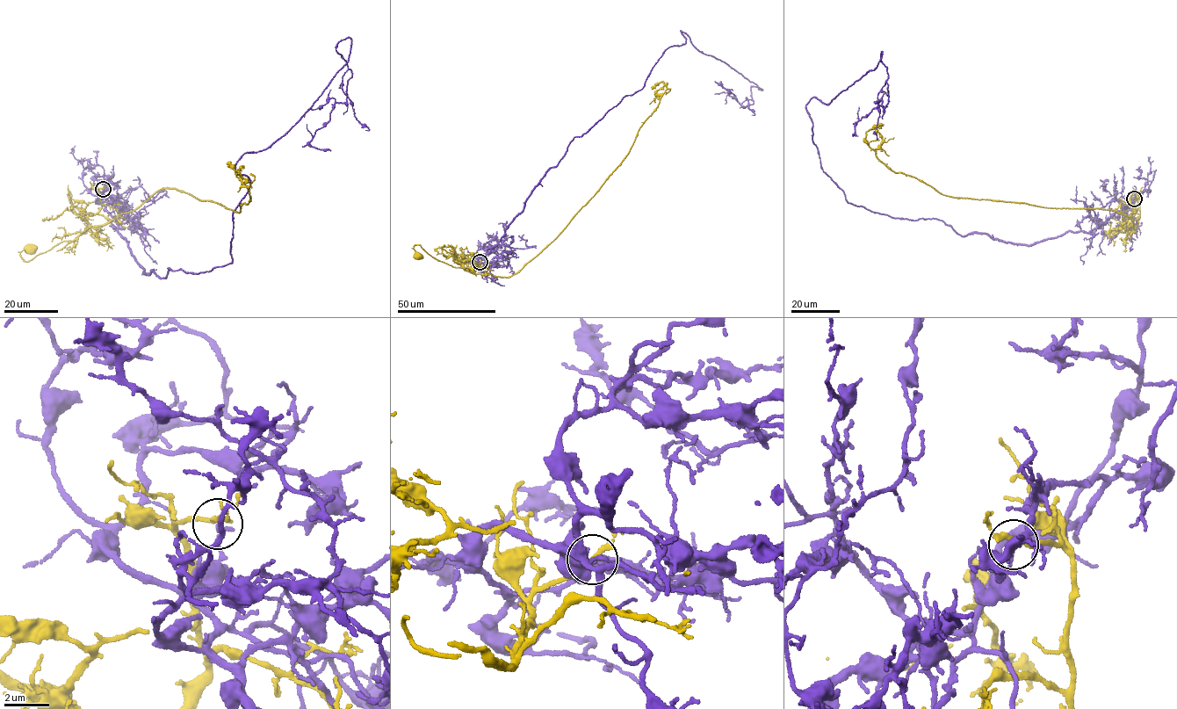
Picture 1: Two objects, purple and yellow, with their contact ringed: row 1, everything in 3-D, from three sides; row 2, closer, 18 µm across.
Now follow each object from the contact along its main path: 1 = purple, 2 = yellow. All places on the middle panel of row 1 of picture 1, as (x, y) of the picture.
1: (480, 263), (570, 141), (685, 43), (681, 30), (762, 90), (751, 86), (744, 107), (719, 84), (732, 90)
2: (480, 262), (472, 271), (461, 266), (453, 267), (433, 257), (416, 244), (414, 247), (418, 256)

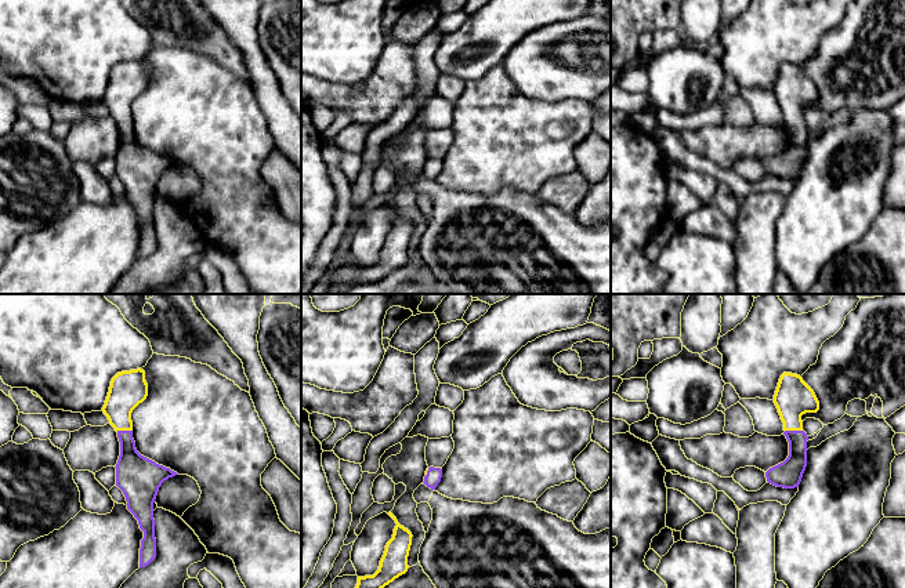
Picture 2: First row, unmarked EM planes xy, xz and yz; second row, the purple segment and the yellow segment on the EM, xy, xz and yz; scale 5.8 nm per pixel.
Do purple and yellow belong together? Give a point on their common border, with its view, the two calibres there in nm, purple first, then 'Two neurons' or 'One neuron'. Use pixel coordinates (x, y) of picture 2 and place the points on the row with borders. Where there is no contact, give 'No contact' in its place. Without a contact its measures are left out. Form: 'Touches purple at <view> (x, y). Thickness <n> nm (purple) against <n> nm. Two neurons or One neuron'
Touches purple at yz (793, 431). Thickness 150 nm (purple) against 220 nm. Two neurons

